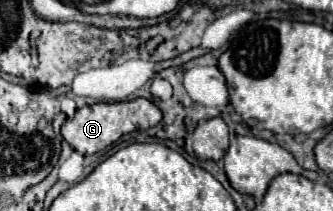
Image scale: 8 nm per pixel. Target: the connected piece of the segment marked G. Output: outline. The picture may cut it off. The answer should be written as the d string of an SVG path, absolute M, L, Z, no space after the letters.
M136 98L130 102L100 102L92 106L82 106L76 110L76 116L66 120L62 126L64 140L80 154L94 154L116 142L120 136L134 132L134 130L146 130L150 126L156 126L162 120L162 112L144 98Z

